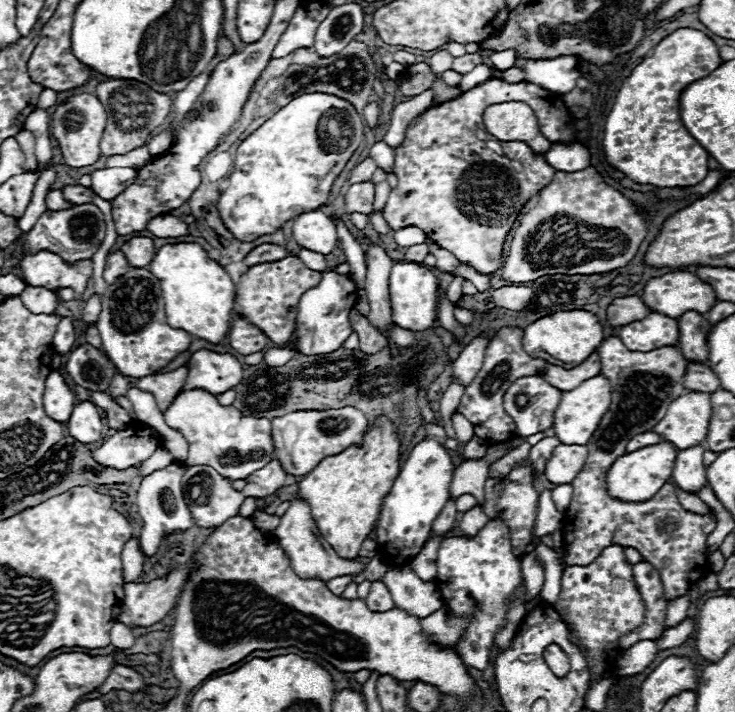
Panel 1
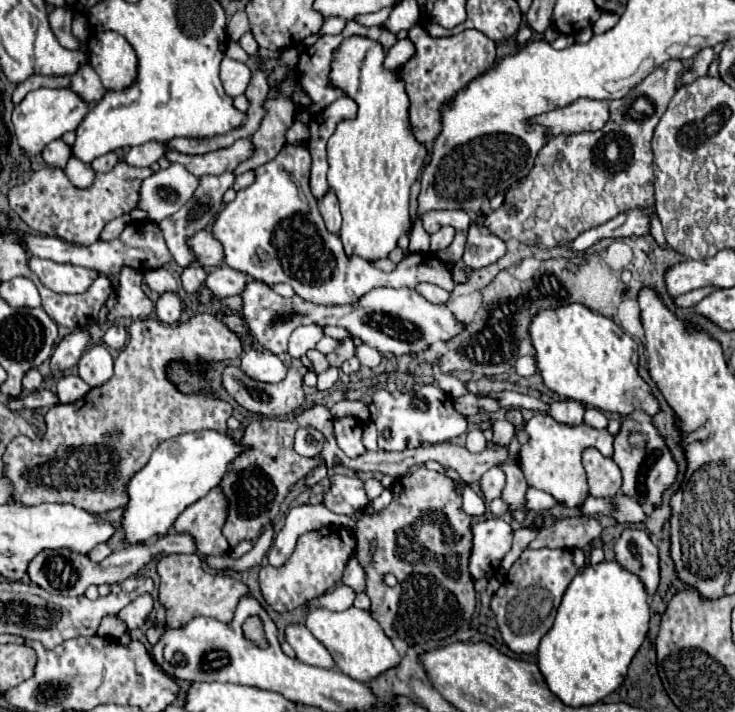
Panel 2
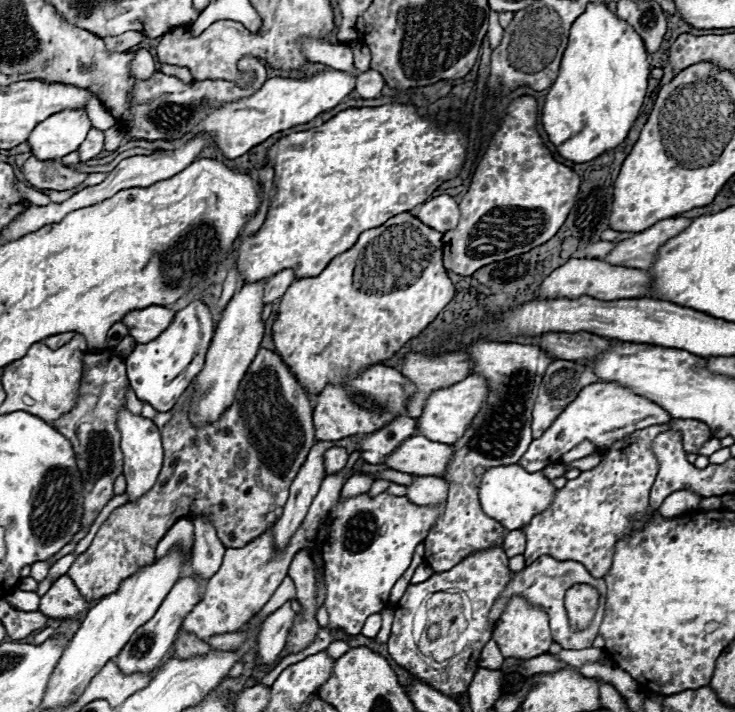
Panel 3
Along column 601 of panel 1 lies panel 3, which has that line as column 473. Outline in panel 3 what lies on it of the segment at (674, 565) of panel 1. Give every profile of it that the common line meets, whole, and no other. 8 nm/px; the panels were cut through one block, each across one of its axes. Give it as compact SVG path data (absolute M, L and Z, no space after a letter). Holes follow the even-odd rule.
M480 340L468 346L466 352L474 362L474 374L480 374L488 380L490 394L486 406L470 424L468 432L464 432L464 436L454 444L450 470L444 474L444 480L448 480L450 486L446 508L442 518L436 520L424 540L424 560L432 566L434 572L446 572L478 550L502 546L506 528L482 512L478 500L480 480L488 468L518 464L518 460L528 450L528 444L532 442L532 408L538 396L542 376L546 368L554 362L550 352L534 344L504 344Z

